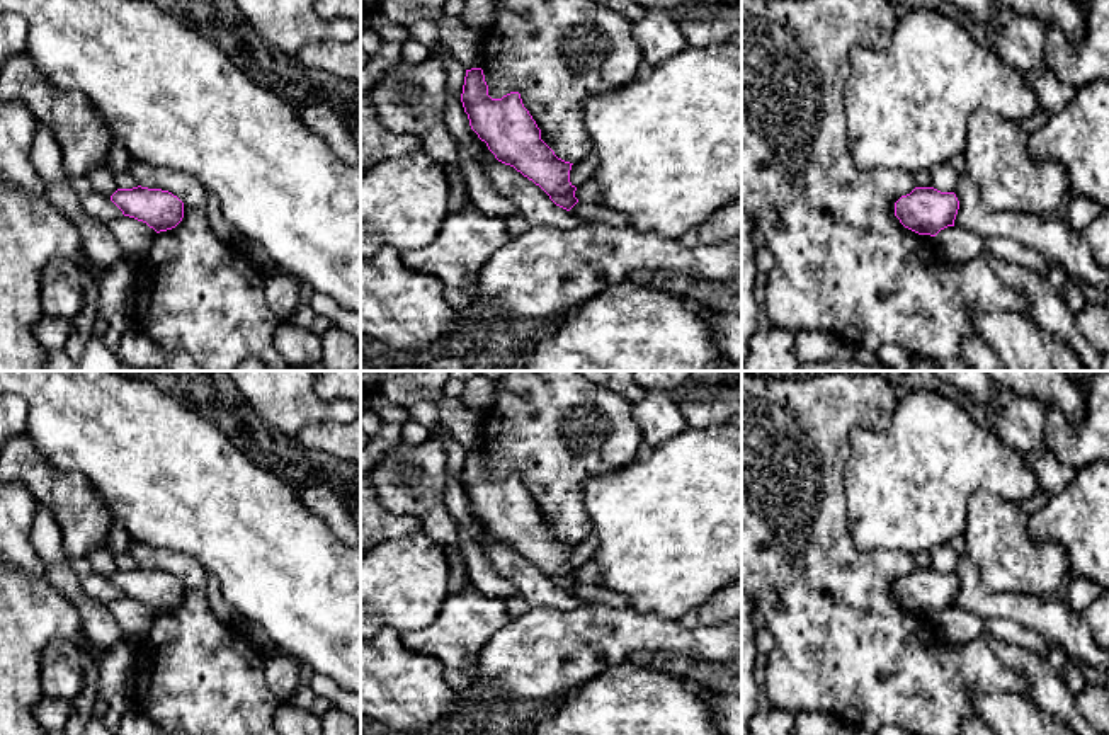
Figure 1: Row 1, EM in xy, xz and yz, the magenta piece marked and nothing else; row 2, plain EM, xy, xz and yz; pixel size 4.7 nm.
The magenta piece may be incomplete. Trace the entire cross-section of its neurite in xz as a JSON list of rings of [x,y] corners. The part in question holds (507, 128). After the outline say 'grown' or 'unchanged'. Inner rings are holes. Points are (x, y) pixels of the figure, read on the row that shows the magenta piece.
[[[471,68],[466,70],[461,102],[471,129],[498,162],[539,185],[556,206],[570,211],[578,202],[577,187],[570,182],[573,163],[558,158],[541,140],[519,92],[492,99],[483,70]]] | unchanged

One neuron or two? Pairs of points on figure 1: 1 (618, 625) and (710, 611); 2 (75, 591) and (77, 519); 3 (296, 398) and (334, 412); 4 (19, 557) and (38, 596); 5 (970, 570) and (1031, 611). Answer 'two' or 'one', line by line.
1: two
2: two
3: one
4: two
5: one

